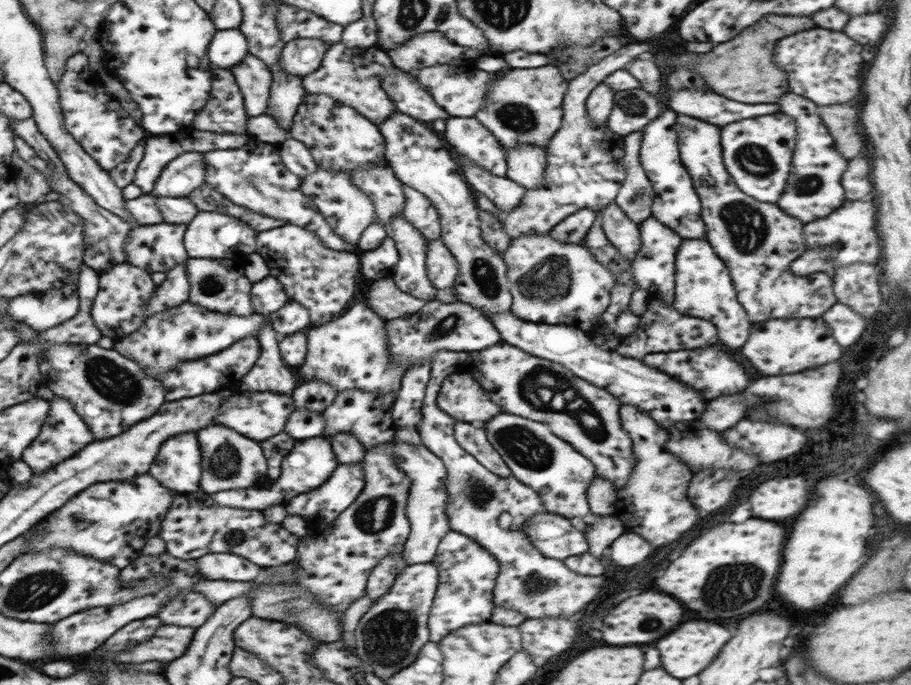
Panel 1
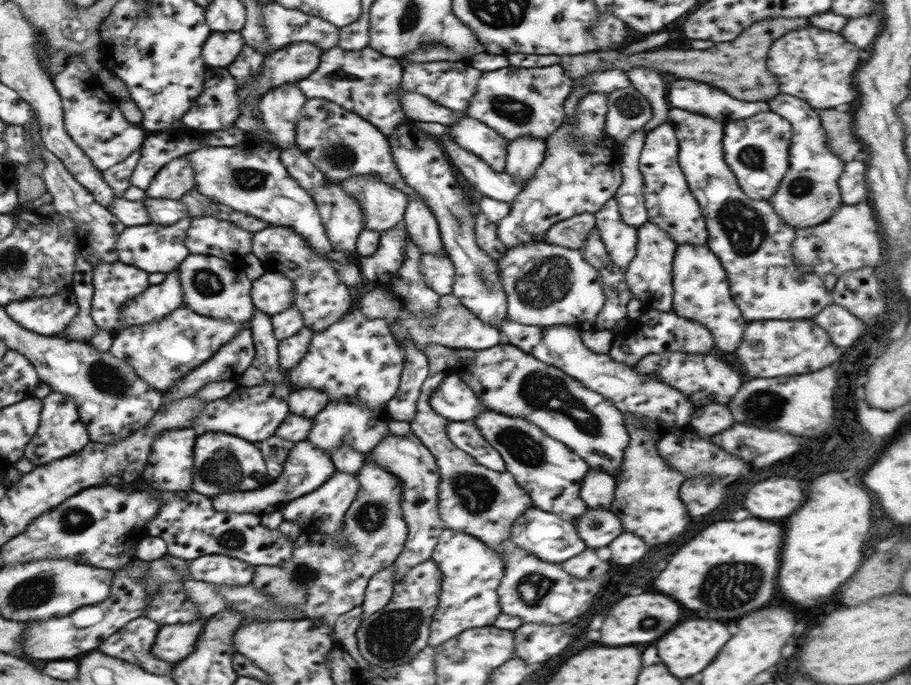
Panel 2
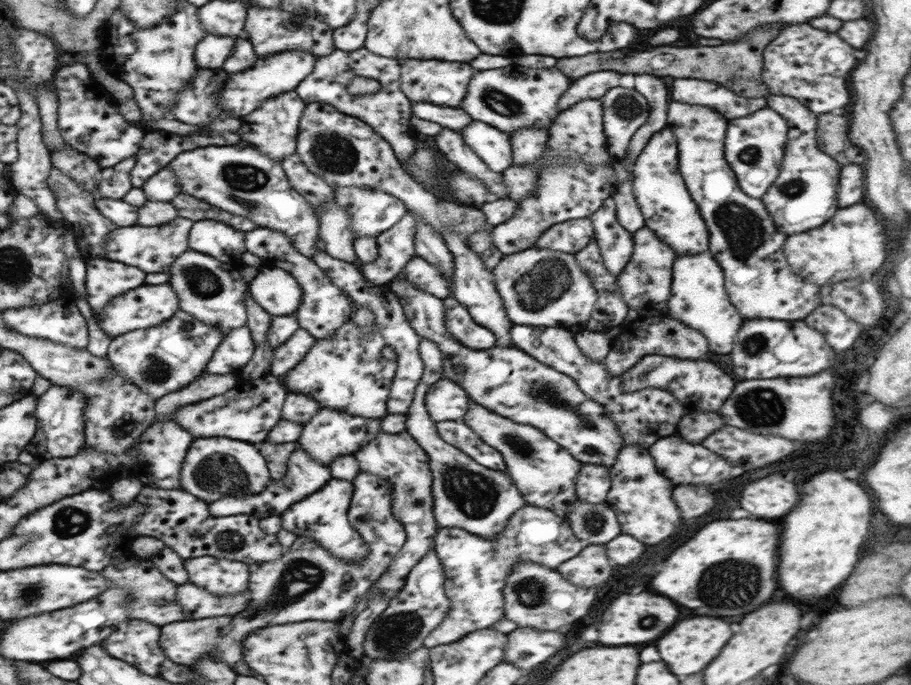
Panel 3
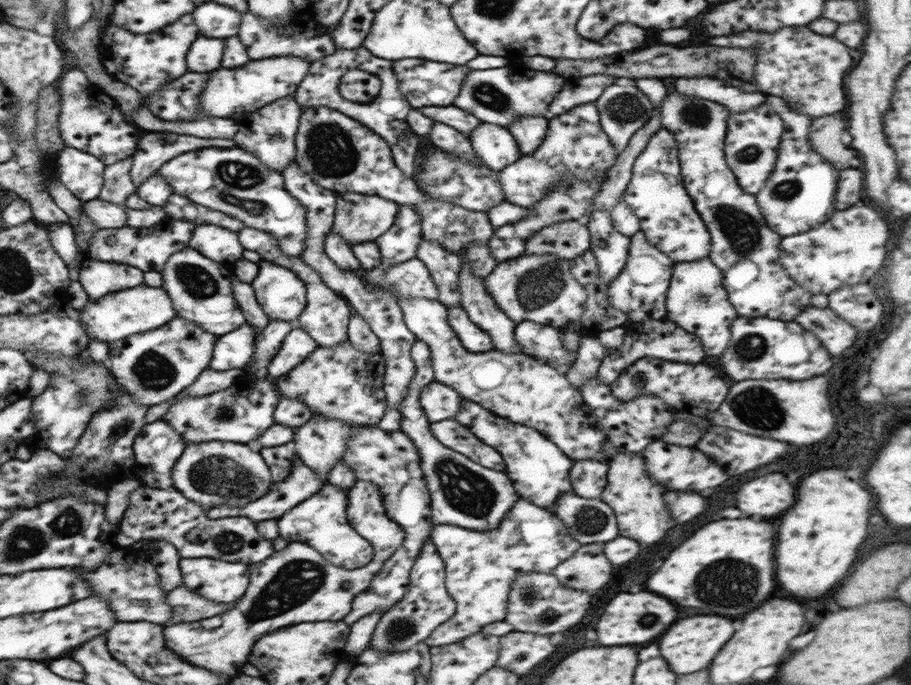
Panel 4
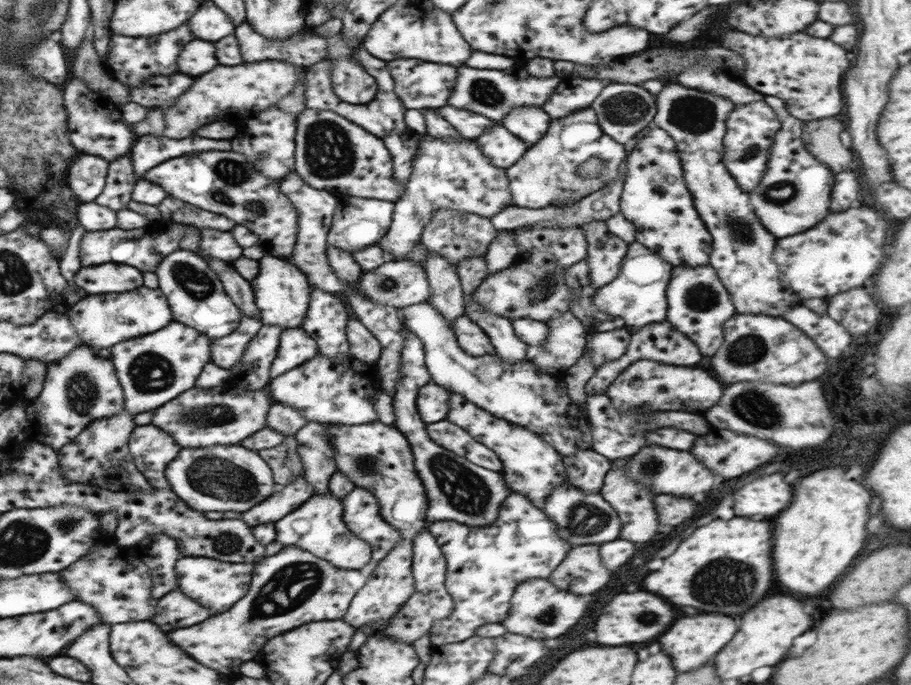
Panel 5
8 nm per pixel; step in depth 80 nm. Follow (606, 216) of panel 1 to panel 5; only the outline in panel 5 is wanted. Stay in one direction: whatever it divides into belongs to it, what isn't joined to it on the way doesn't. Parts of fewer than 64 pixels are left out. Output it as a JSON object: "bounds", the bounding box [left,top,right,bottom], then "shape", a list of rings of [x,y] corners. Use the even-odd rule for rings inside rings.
{"bounds":[580,220,629,289],"shape":[[[604,220],[580,227],[587,242],[585,261],[588,263],[590,286],[599,289],[618,276],[629,245],[623,238],[610,234]]]}

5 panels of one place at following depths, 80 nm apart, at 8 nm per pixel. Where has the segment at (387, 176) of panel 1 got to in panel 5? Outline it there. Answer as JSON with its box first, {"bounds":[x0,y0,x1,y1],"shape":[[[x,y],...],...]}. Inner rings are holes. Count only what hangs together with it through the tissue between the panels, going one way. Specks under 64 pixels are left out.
{"bounds":[327,196,395,253],"shape":[[[338,196],[339,202],[333,214],[332,224],[327,234],[327,246],[335,246],[346,252],[355,253],[367,246],[378,244],[391,225],[395,203],[376,198],[356,198]]]}

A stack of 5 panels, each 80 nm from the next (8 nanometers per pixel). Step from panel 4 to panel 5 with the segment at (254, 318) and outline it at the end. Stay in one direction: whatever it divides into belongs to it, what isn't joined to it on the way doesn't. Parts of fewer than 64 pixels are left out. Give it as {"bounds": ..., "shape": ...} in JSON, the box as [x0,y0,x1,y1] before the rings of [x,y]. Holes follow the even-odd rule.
{"bounds":[204,257,260,319],"shape":[[[204,257],[208,266],[217,272],[217,277],[223,282],[226,294],[232,302],[241,310],[242,314],[260,319],[260,311],[255,303],[255,296],[251,281],[246,280],[234,270],[232,264],[212,257]]]}

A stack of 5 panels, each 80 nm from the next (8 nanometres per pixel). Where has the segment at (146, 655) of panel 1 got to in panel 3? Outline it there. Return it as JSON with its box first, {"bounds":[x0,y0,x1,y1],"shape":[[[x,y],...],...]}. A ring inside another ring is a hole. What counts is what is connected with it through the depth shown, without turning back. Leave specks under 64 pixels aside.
{"bounds":[160,472,407,668],"shape":[[[359,472],[352,483],[354,494],[347,519],[369,546],[368,556],[360,564],[344,564],[344,560],[334,558],[310,536],[299,536],[276,562],[249,565],[249,587],[246,591],[250,594],[250,606],[244,612],[224,618],[182,620],[164,626],[164,634],[160,636],[164,654],[186,666],[196,664],[200,658],[214,656],[234,668],[236,662],[242,662],[244,638],[255,630],[304,620],[338,622],[351,614],[356,602],[368,594],[371,585],[385,573],[407,537],[404,525],[392,514],[392,486],[385,478]]]}

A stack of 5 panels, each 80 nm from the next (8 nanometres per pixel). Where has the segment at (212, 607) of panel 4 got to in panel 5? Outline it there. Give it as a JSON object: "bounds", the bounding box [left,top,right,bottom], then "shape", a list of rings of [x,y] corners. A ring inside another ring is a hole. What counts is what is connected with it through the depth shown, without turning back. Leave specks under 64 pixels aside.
{"bounds":[152,592,212,634],"shape":[[[170,592],[158,599],[152,622],[168,634],[170,630],[176,630],[180,626],[194,626],[212,615],[211,610],[204,610],[198,602],[186,598],[182,592]]]}

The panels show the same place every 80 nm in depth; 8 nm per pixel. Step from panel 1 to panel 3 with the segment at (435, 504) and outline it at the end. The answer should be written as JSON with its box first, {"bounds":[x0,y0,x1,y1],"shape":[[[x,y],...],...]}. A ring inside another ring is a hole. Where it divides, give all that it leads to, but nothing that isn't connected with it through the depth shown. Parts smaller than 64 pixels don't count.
{"bounds":[353,431,440,598],"shape":[[[407,431],[400,434],[382,433],[376,434],[371,438],[370,442],[359,446],[358,450],[353,452],[353,457],[358,463],[359,472],[367,472],[368,474],[375,474],[380,478],[385,478],[392,486],[392,514],[395,515],[396,520],[399,520],[405,528],[406,542],[403,548],[399,550],[398,554],[392,558],[388,568],[384,574],[380,575],[375,581],[375,587],[383,592],[386,598],[394,598],[396,594],[402,590],[405,585],[405,578],[408,573],[416,566],[416,563],[430,550],[434,549],[434,537],[440,528],[436,522],[433,513],[434,497],[432,497],[432,473],[429,469],[429,458],[426,451],[416,442]]]}

